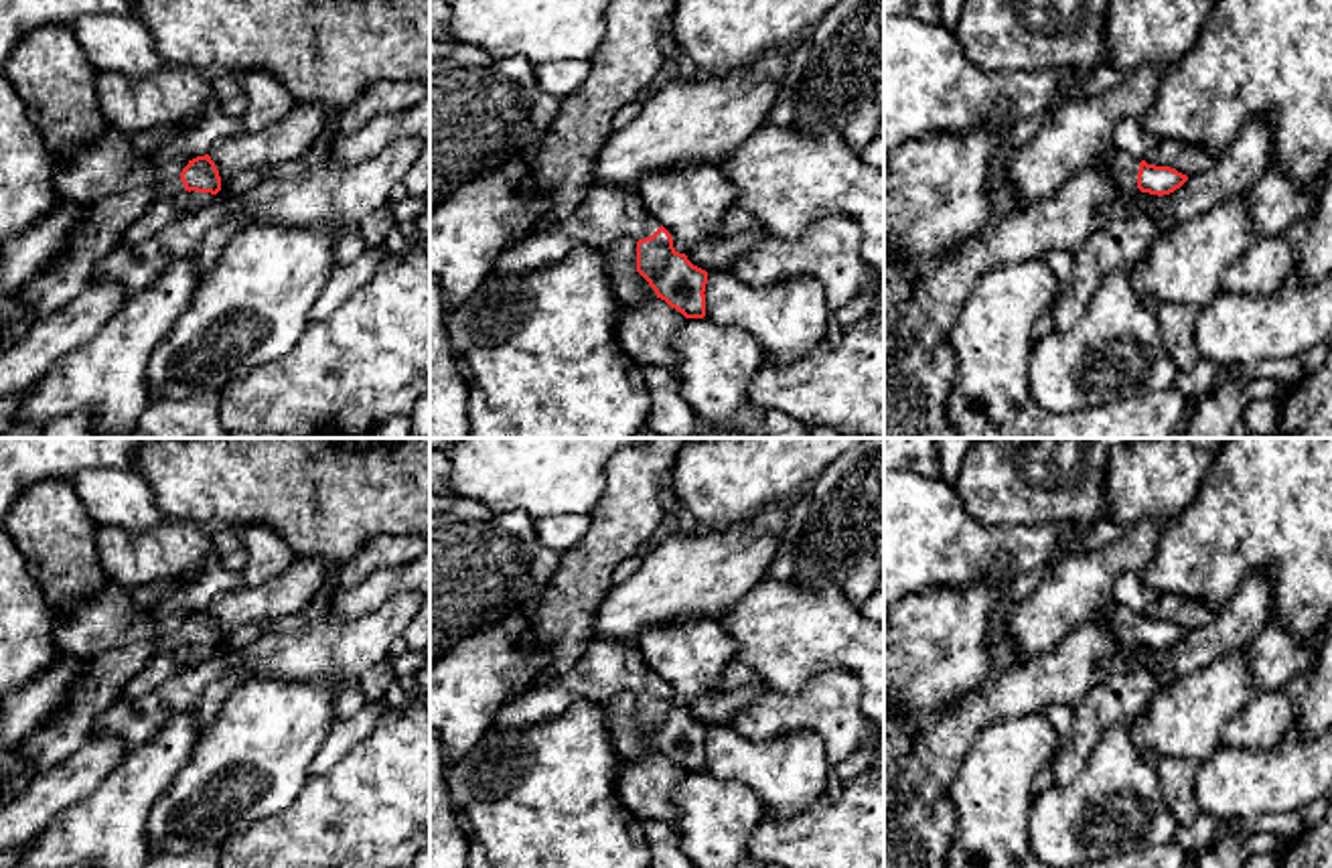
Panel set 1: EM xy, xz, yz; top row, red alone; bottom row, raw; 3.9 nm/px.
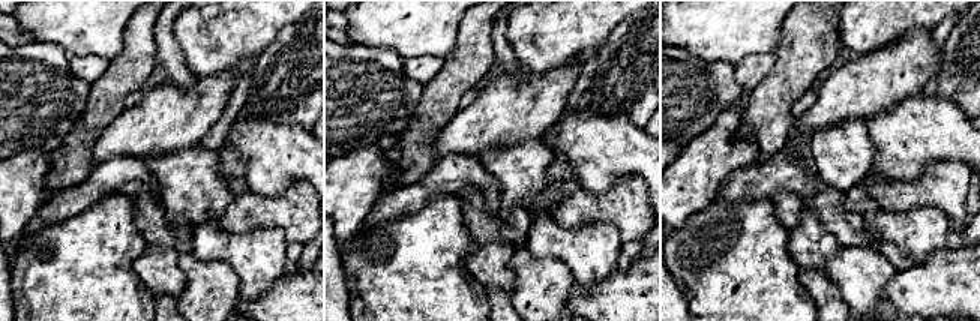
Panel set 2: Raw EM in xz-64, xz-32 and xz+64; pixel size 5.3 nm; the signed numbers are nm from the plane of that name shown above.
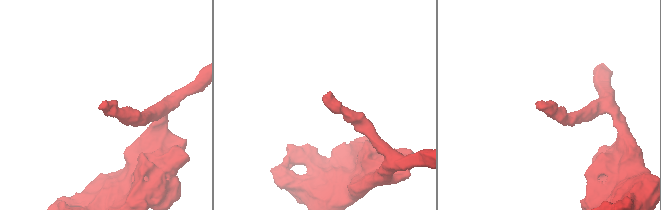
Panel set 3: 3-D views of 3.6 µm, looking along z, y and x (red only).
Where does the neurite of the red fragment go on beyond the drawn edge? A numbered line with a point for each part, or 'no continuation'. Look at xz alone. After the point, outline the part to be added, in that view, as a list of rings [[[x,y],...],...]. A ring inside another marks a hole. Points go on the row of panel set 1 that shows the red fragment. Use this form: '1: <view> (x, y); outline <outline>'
1: xz (605, 215); outline [[[590,189],[570,217],[515,239],[499,256],[493,274],[513,276],[551,268],[576,247],[602,251],[620,237],[651,237],[659,227],[633,191]]]

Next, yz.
1: yz (1122, 169); outline [[[1109,146],[1105,152],[1105,172],[1123,191],[1135,191],[1137,189],[1139,160],[1135,160],[1127,152],[1121,152],[1113,146]]]

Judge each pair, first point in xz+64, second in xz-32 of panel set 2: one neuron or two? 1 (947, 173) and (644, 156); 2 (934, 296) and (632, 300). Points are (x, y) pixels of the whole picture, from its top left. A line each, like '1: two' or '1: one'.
1: two
2: one

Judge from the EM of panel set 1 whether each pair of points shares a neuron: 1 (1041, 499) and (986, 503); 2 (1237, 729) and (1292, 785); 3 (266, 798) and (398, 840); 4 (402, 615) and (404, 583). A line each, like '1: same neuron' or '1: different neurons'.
1: same neuron
2: different neurons
3: different neurons
4: different neurons

